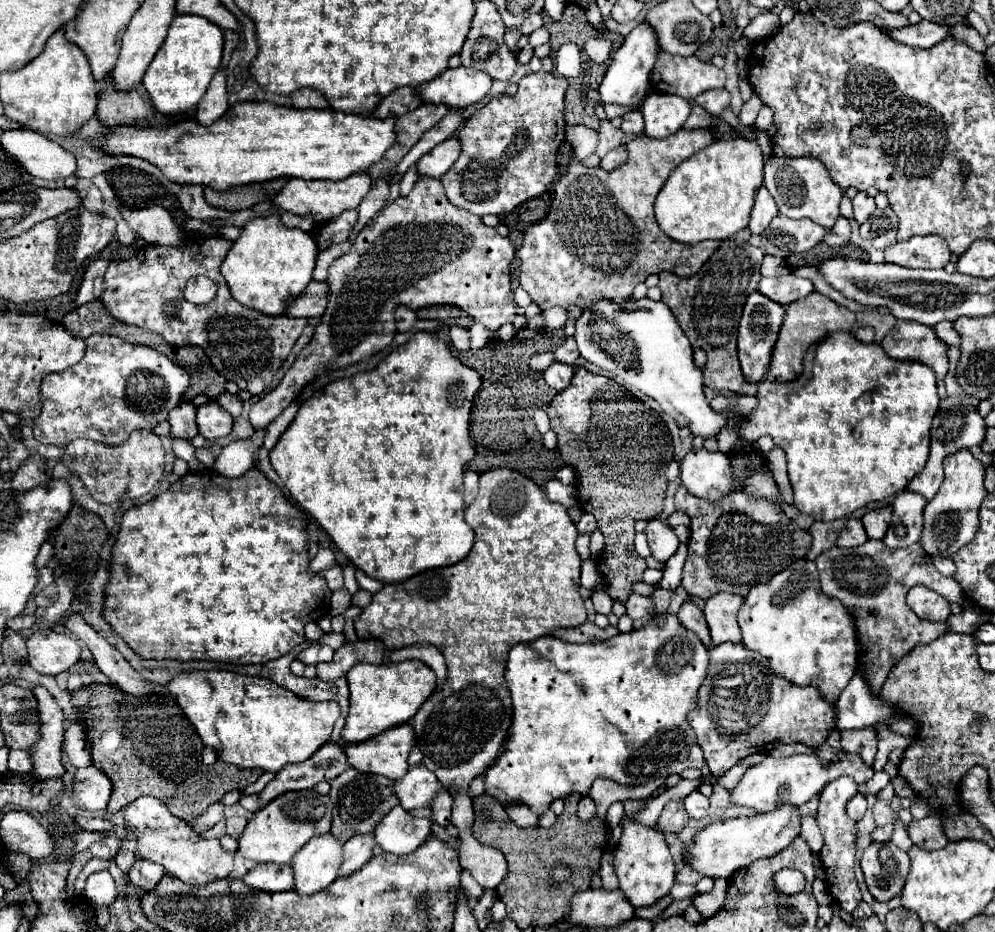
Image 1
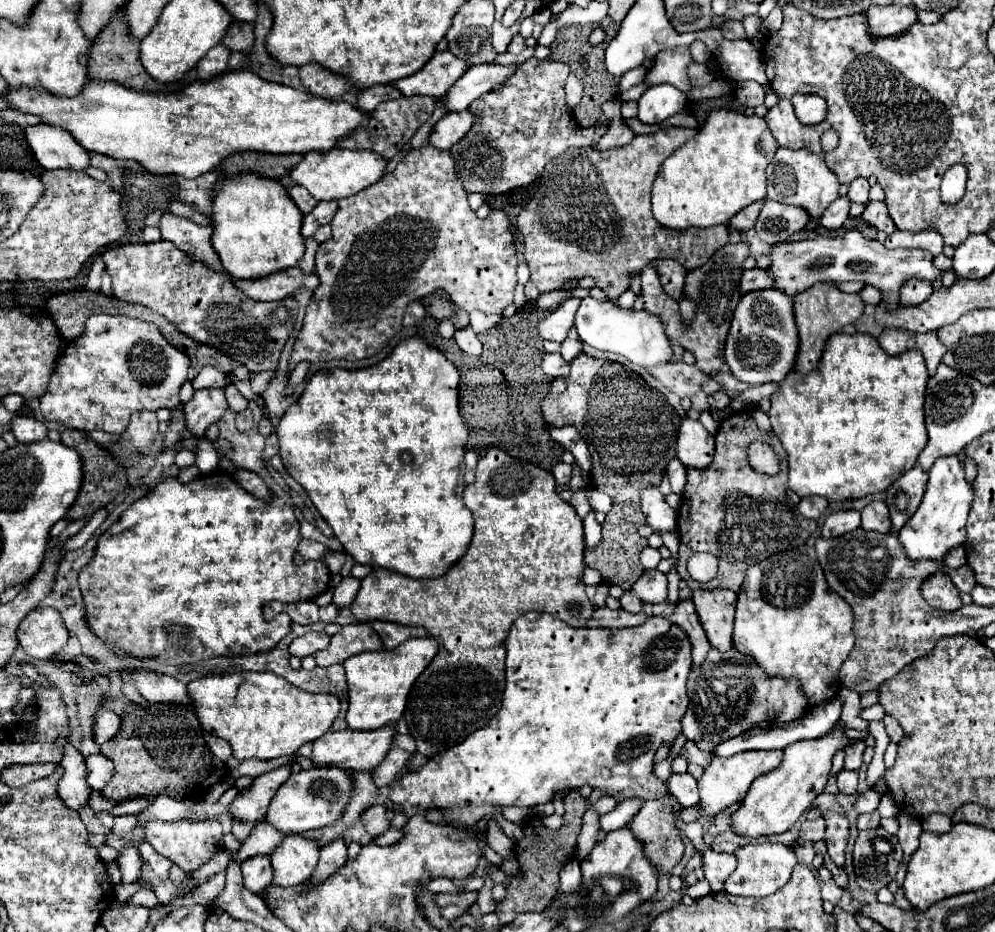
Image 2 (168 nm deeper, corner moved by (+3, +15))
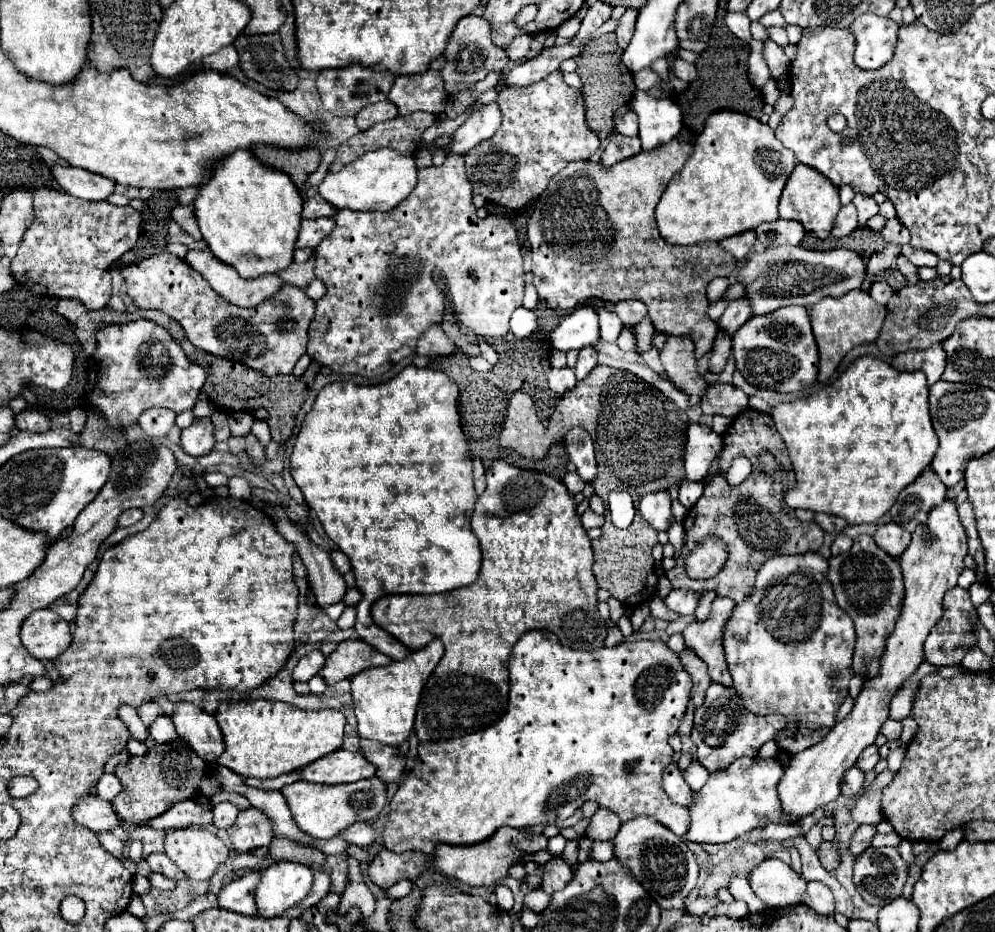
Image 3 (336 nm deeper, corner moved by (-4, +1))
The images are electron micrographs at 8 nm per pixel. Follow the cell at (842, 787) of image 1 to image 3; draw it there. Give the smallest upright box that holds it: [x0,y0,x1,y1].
[857,743,879,771]

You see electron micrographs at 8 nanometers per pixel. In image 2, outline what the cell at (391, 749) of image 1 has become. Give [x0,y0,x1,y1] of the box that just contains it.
[312,725,396,771]

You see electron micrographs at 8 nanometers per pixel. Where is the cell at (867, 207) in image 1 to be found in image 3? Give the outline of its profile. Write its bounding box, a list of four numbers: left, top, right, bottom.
[853,193,879,225]

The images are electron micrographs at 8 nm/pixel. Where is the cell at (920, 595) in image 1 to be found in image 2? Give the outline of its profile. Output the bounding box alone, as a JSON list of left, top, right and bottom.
[920,573,962,611]

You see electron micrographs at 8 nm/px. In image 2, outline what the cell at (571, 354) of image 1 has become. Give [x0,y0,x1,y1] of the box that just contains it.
[560,327,582,361]

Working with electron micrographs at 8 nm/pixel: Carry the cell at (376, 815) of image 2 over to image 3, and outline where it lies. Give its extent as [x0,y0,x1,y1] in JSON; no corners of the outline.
[339,823,375,847]

